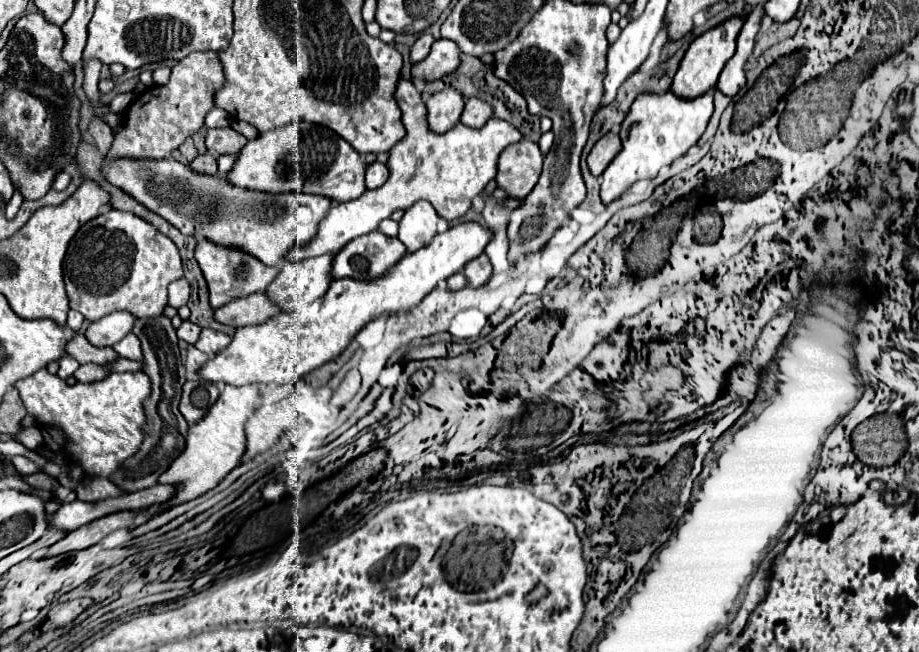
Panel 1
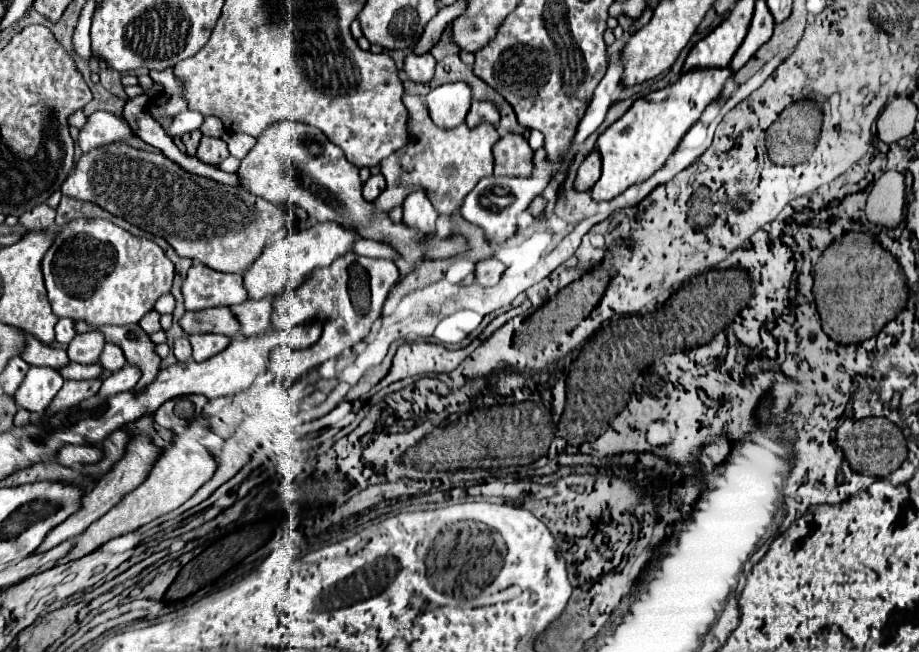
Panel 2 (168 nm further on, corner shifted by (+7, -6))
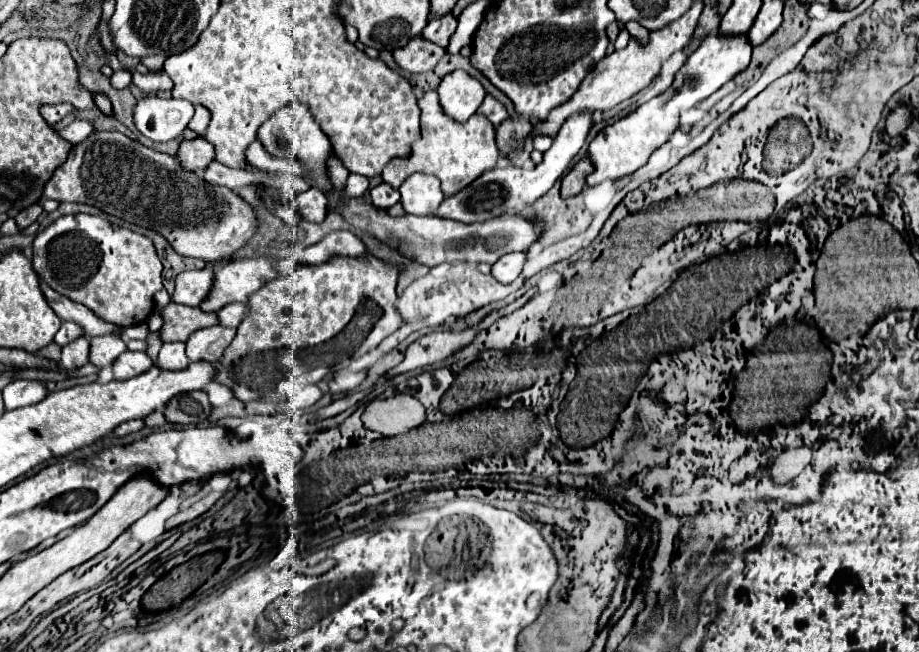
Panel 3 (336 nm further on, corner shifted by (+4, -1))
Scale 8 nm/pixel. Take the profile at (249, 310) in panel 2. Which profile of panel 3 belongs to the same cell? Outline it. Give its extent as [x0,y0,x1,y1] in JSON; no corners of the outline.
[219,303,249,327]

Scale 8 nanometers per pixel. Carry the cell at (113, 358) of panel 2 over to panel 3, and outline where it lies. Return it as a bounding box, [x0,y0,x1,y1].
[91,335,127,367]

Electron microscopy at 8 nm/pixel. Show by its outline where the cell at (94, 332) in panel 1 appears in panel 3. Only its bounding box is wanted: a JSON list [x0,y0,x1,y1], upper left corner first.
[61,337,89,369]

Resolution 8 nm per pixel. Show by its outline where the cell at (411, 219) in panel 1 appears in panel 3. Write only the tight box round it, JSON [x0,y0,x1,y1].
[401,173,443,215]

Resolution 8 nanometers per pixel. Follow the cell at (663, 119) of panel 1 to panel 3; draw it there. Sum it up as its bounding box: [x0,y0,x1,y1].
[587,35,751,187]

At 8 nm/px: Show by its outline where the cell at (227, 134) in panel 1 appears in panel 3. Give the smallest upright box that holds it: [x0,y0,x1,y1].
[177,137,215,173]

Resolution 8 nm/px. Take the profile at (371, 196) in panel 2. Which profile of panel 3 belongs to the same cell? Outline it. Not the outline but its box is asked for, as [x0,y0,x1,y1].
[369,183,399,209]

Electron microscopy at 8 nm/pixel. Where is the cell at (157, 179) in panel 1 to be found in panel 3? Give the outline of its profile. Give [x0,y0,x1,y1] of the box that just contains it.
[45,131,259,263]

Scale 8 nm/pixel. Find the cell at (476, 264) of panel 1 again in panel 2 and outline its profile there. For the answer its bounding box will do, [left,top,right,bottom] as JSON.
[476,258,506,286]

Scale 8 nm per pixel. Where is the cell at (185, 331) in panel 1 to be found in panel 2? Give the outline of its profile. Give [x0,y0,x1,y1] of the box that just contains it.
[172,338,192,362]

